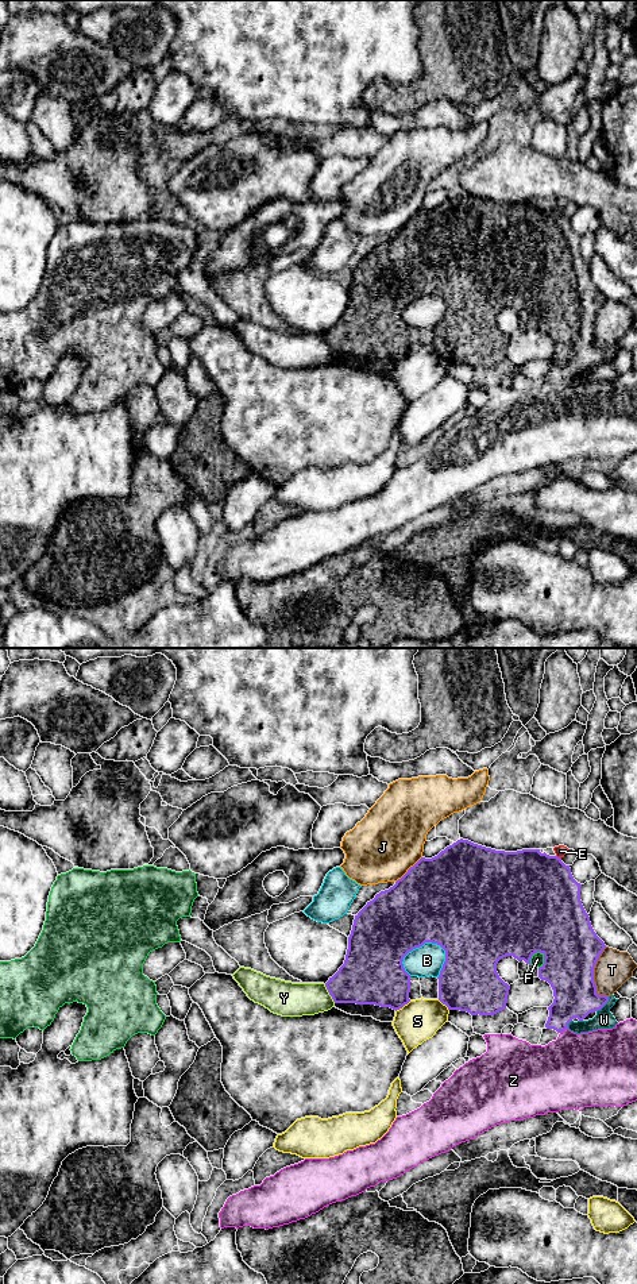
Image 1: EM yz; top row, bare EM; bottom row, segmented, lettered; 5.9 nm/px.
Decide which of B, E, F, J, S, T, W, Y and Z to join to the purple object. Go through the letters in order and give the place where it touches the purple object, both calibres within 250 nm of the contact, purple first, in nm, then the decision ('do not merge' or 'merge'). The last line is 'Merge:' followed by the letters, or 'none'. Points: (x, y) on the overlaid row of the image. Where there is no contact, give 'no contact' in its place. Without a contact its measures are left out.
B: yz (419, 947) | 440/190 nm | do not merge
E: yz (559, 858) | 480/70 nm | do not merge
F: yz (533, 953) | 500/80 nm | do not merge
J: yz (408, 870) | 500/400 nm | do not merge
S: yz (402, 1006) | 360/240 nm | do not merge
T: yz (593, 975) | 340/220 nm | do not merge
W: yz (603, 1005) | 260/110 nm | do not merge
Y: yz (329, 994) | 320/200 nm | do not merge
Z: yz (563, 1030) | 260/440 nm | do not merge
Merge: none

